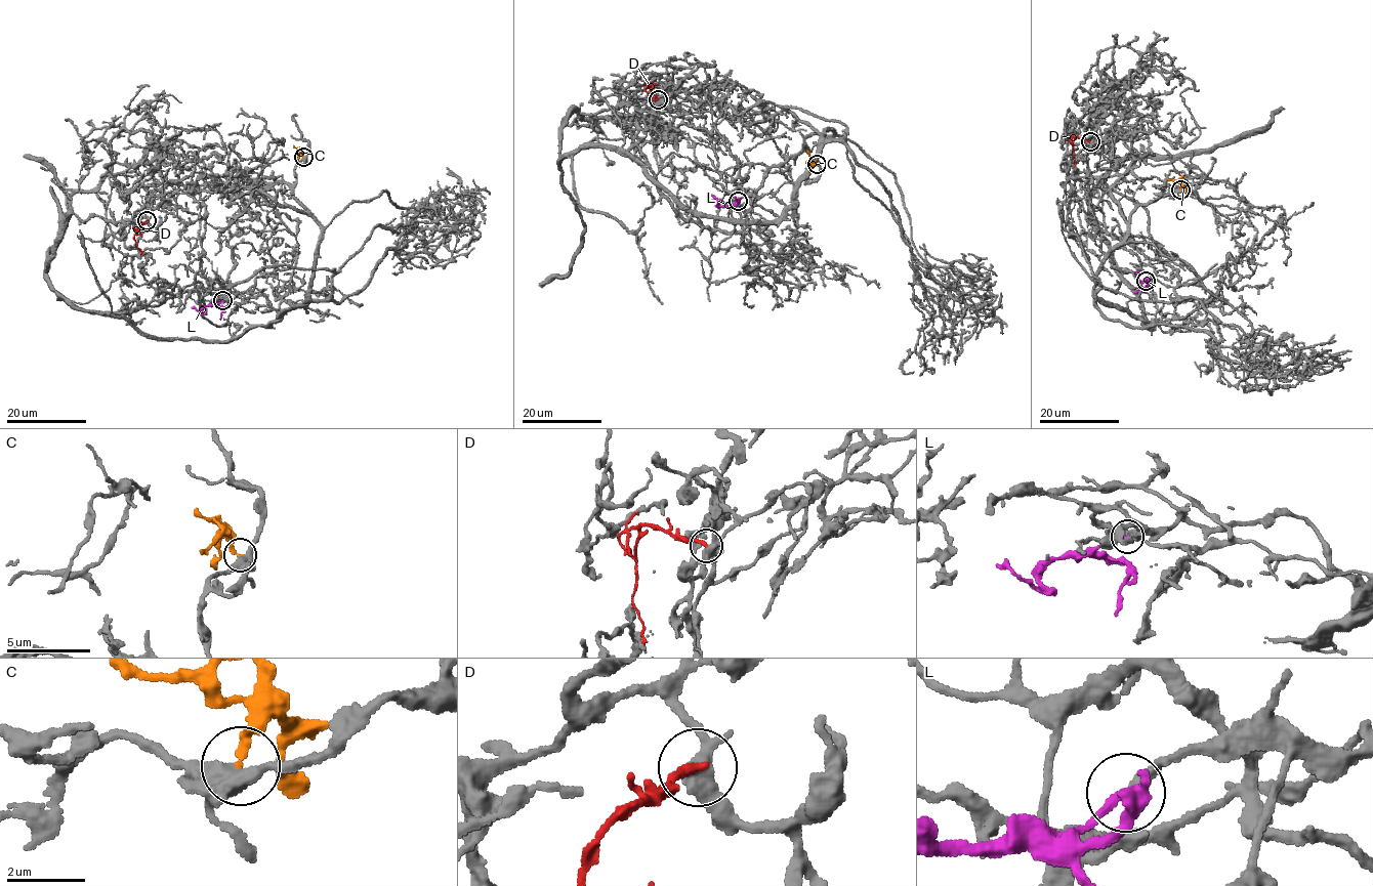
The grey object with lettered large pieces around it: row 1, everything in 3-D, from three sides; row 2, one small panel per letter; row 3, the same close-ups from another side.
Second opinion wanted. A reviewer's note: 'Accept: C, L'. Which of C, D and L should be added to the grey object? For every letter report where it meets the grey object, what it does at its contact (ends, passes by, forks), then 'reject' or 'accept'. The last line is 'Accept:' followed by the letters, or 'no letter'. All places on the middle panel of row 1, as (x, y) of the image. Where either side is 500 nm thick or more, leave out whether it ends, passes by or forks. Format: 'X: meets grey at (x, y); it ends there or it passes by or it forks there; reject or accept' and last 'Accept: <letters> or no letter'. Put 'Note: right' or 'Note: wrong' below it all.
C: meets grey at (817, 164); it ends there; accept
D: meets grey at (658, 99); it ends there; reject
L: meets grey at (738, 201); it ends there; accept
Accept: C, L
Note: right

